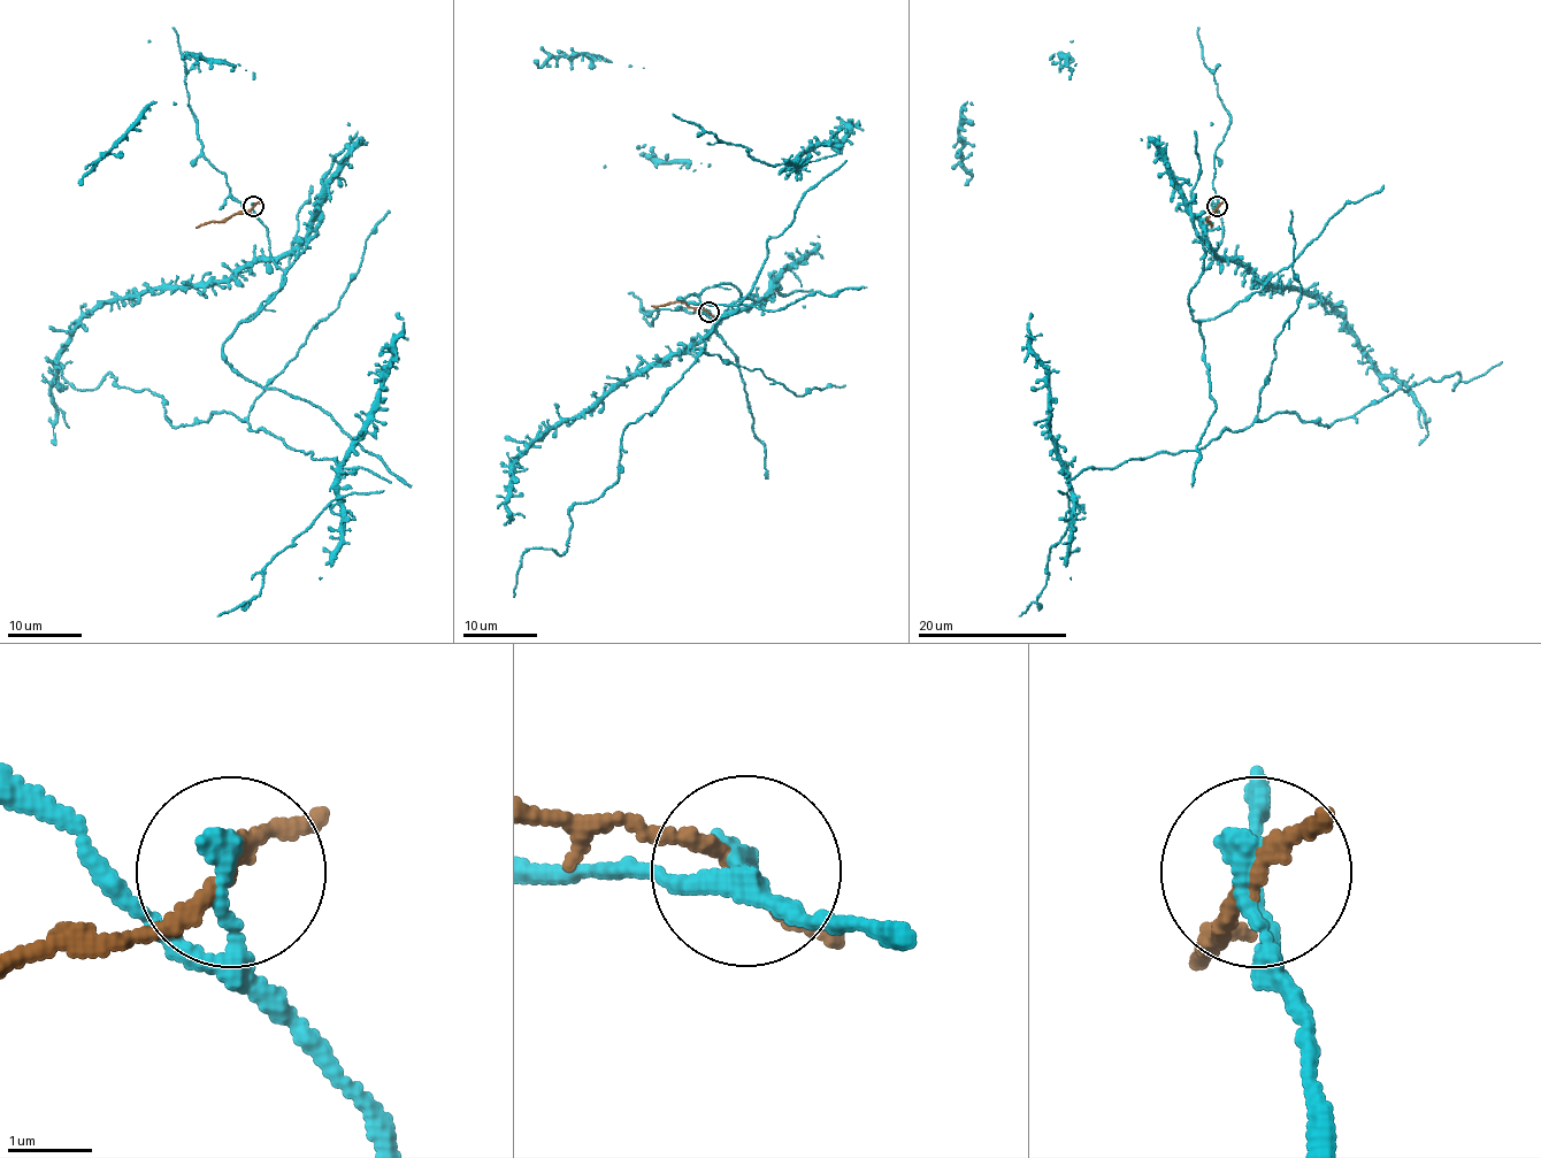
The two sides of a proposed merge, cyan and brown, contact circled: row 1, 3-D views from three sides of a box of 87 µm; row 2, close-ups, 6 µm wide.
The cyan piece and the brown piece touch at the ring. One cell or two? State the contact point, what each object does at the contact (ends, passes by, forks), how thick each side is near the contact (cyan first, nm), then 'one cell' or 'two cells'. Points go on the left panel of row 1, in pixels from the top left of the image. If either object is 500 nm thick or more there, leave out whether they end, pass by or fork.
place (253, 206); cyan ends; brown passes by; calibres 280 and 170 nm; two cells

